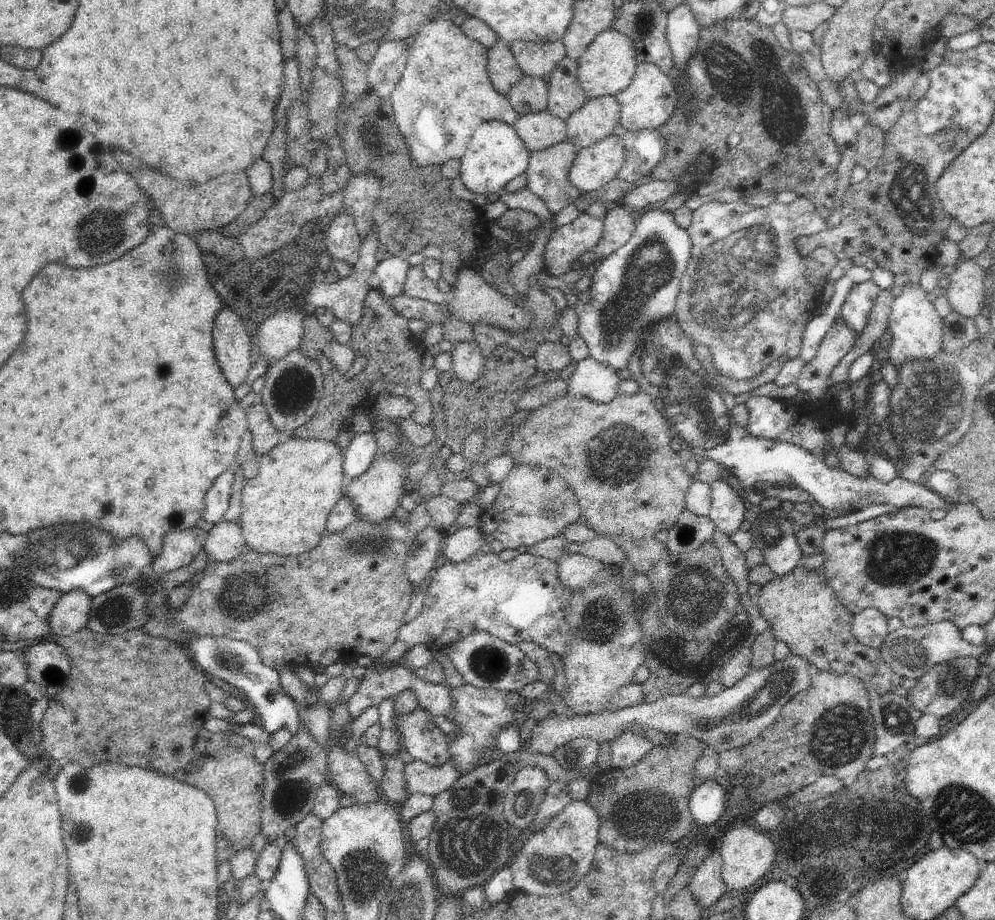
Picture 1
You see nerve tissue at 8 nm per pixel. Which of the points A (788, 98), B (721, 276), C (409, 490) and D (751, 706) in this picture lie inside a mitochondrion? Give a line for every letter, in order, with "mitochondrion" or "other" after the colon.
A: other
B: mitochondrion
C: other
D: mitochondrion

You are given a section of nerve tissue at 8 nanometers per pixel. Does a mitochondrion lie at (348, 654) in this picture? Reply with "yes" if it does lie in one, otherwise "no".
no

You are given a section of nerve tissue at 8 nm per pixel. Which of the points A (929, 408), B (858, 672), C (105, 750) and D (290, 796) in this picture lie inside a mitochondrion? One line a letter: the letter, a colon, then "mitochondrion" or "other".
A: mitochondrion
B: other
C: other
D: mitochondrion

